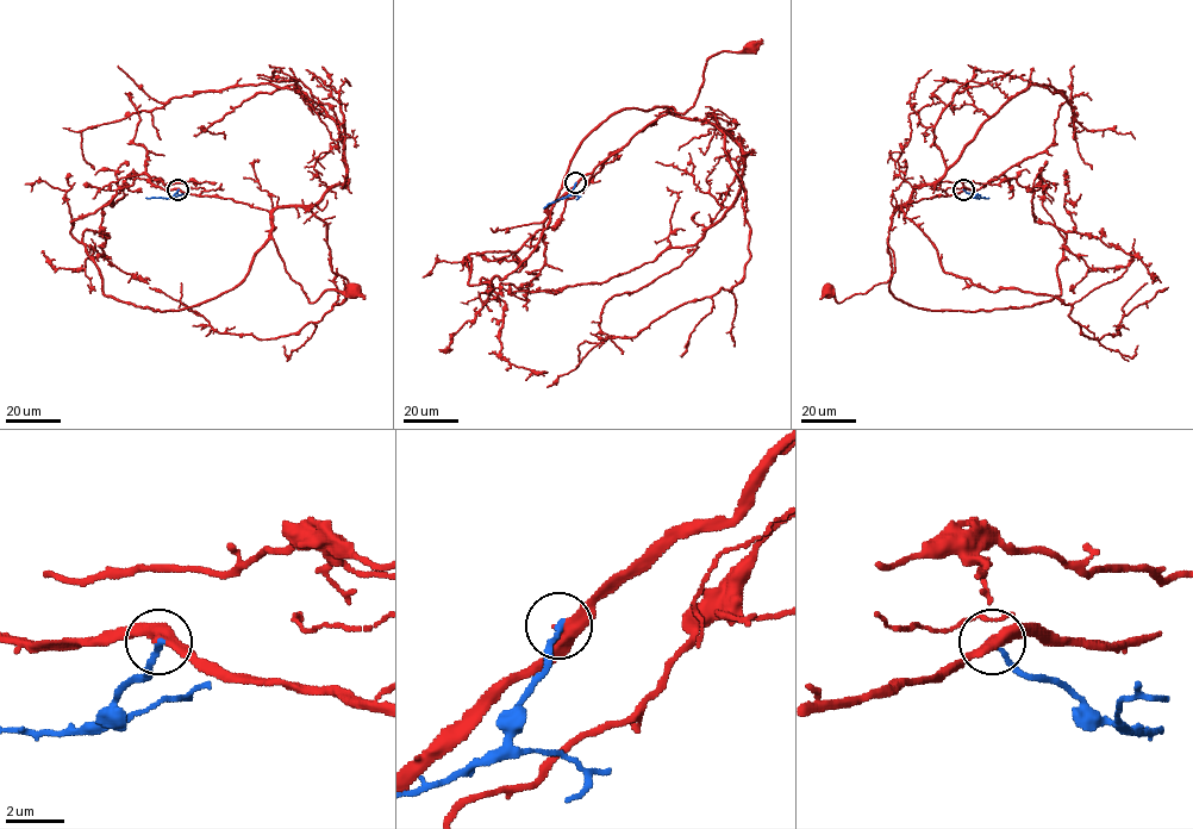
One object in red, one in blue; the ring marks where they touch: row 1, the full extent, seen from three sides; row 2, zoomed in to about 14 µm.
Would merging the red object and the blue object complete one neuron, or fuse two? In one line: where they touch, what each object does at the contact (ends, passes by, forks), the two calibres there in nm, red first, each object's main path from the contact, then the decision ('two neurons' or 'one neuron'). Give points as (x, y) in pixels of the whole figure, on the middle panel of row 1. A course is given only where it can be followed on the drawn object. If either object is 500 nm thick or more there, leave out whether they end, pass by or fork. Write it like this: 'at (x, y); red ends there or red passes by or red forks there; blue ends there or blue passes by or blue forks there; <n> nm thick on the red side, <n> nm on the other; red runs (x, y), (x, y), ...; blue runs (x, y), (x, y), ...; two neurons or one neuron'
at (575, 182); red passes by; blue ends there; 400 nm thick on the red side, 150 nm on the other; red runs (575, 184), (669, 107), (684, 113), (694, 105), (712, 56), (724, 51), (751, 51), (753, 47); blue runs (575, 184), (570, 193), (543, 207); two neurons

